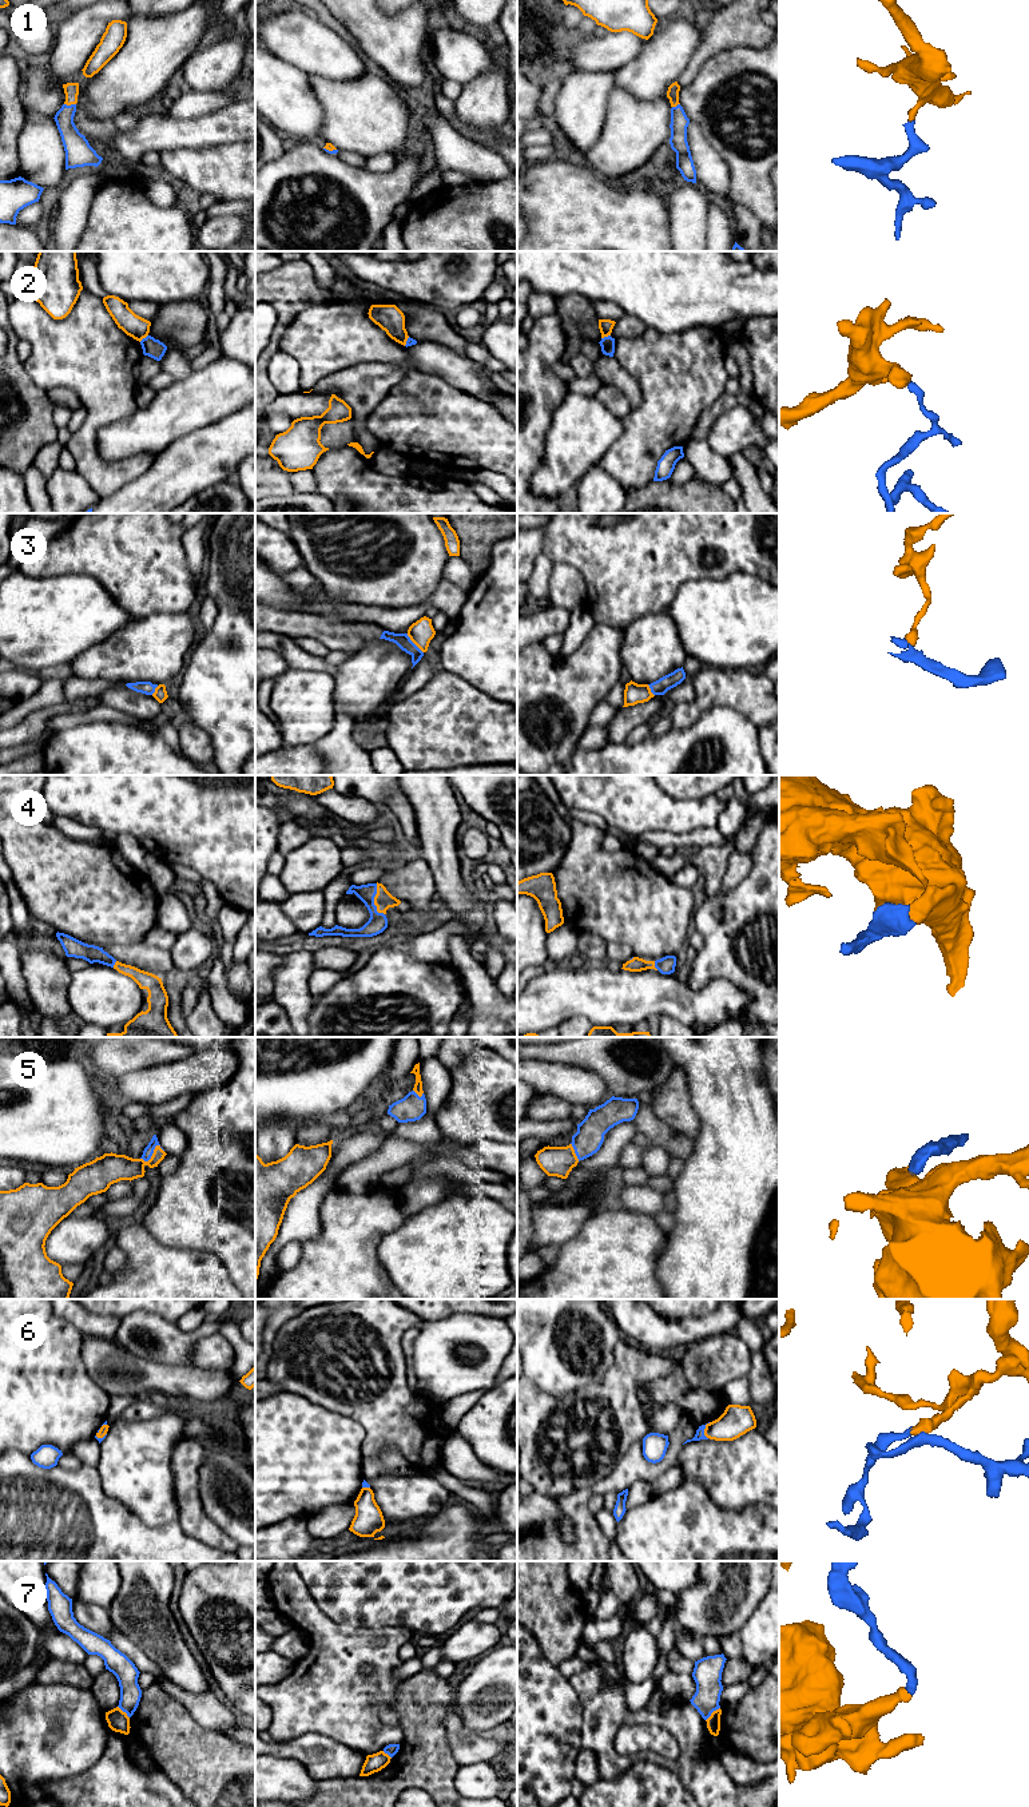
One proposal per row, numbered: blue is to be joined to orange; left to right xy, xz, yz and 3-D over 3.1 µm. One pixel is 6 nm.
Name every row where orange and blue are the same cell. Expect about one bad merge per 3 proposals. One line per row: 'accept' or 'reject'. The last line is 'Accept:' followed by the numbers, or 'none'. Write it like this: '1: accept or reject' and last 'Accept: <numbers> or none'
1: accept
2: reject
3: reject
4: accept
5: accept
6: accept
7: reject
Accept: 1, 4, 5, 6

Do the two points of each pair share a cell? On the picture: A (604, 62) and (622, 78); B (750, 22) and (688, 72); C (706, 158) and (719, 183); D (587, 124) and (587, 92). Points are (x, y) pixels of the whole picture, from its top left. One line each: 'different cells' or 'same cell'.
A: different cells
B: same cell
C: same cell
D: same cell

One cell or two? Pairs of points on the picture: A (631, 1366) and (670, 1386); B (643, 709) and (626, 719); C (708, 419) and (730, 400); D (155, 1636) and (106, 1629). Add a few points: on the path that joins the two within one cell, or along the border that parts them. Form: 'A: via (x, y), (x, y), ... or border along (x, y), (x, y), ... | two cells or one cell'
A: border along (672, 1359), (666, 1375), (636, 1386), (642, 1408) | two cells
B: via (639, 713), (630, 717) | one cell
C: via (714, 413), (724, 404) | one cell
D: border along (106, 1609), (115, 1628) | two cells

